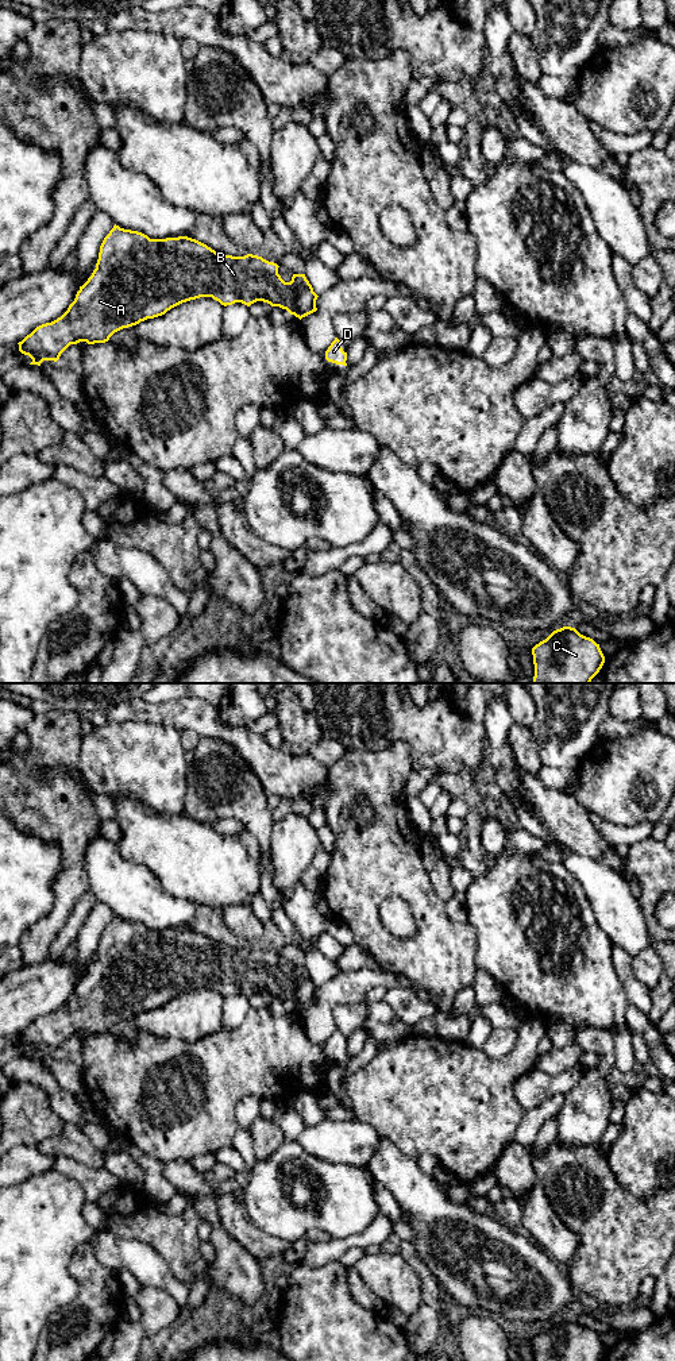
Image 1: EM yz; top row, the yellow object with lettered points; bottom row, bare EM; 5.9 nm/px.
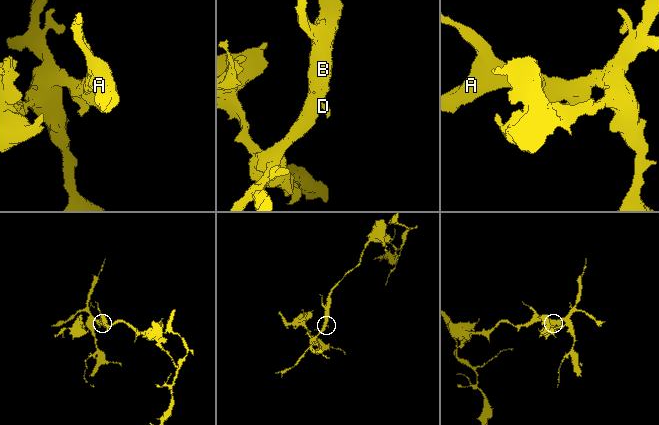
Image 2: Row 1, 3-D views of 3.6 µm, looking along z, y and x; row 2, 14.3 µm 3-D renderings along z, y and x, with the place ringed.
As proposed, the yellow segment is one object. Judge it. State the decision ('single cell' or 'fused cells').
single cell

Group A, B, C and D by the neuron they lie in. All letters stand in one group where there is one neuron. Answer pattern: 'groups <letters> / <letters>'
groups A B C D

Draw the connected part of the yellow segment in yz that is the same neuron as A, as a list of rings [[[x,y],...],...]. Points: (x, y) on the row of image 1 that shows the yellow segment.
[[[115,224],[100,246],[96,269],[80,286],[68,311],[57,320],[36,327],[18,343],[19,351],[32,359],[30,365],[57,362],[70,344],[105,343],[123,328],[162,316],[171,308],[200,297],[212,297],[224,306],[235,302],[250,306],[263,301],[286,309],[300,320],[316,312],[319,296],[305,274],[293,274],[292,281],[285,282],[278,274],[278,267],[277,263],[252,254],[220,255],[188,236],[150,239],[142,232]]]

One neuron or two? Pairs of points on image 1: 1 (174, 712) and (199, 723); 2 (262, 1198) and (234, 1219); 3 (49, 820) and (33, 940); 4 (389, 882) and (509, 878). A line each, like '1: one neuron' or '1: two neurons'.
1: one neuron
2: two neurons
3: one neuron
4: two neurons

